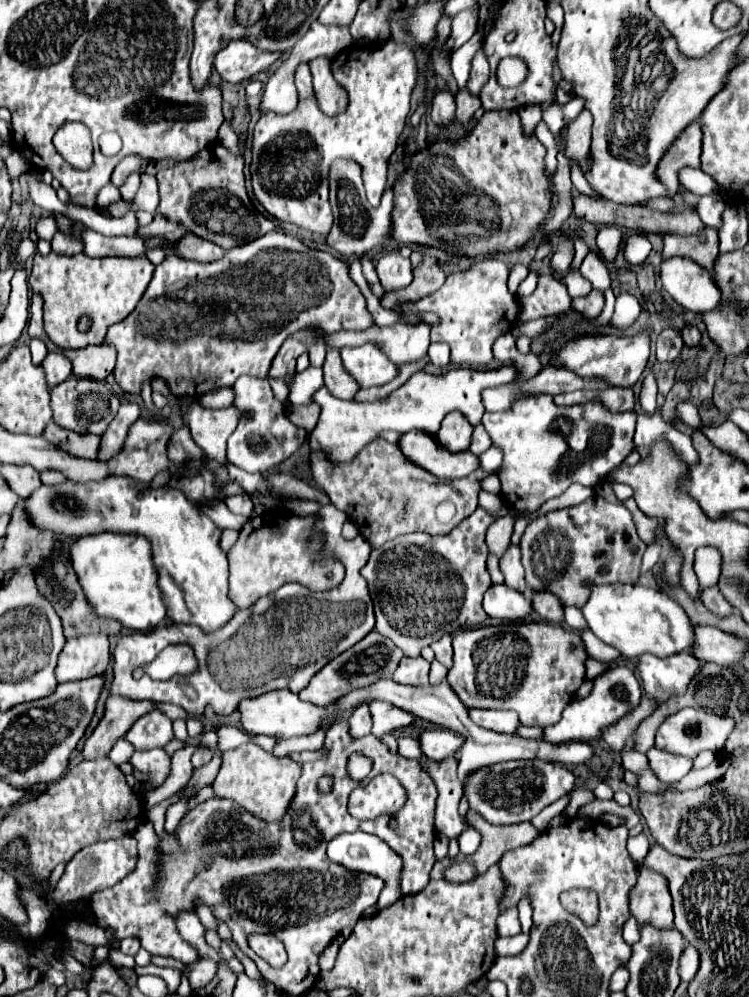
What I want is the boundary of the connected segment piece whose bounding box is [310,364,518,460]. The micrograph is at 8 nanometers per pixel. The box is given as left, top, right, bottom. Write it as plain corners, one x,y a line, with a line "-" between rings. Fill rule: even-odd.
500,366
496,370
470,370
470,368
454,368
444,374
428,374
416,372
410,376
398,390
394,390
388,398
378,402
358,404
354,400
340,400
328,392
326,386
314,392
312,400
320,404
322,414
316,428
310,432
310,450
324,450
332,460
350,460
360,448
364,448
370,440
378,438
382,430
424,430
426,434
436,434
442,418
458,410
466,416
472,426
478,426
482,420
482,398
480,392
488,386
498,386
512,382
518,376
516,366
-
342,438
342,442
338,442
-
344,444
344,446
342,446

